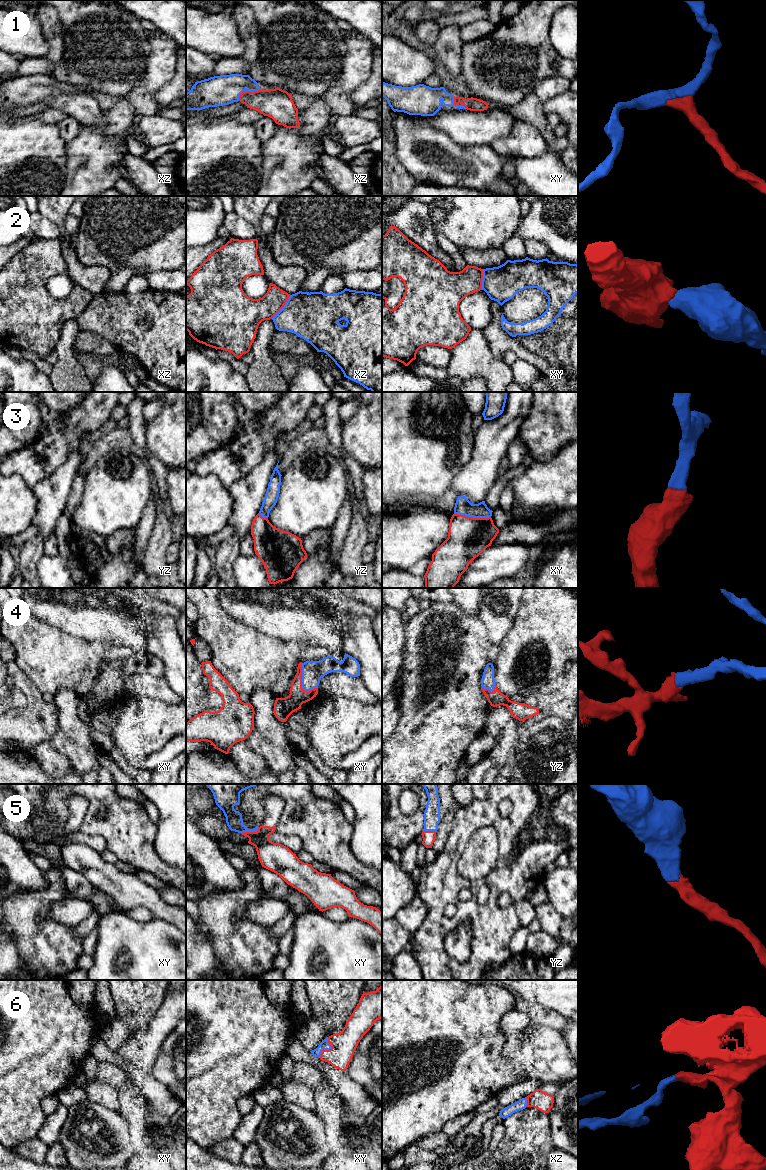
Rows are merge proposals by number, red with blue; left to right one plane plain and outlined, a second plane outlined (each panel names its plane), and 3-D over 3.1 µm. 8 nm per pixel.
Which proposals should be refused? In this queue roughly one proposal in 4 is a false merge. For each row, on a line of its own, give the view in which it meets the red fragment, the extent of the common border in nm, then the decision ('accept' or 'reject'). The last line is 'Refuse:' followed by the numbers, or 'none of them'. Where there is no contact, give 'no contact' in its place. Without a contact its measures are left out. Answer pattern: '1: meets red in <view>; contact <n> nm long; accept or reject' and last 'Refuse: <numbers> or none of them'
1: meets red in xz; contact 190 nm long; accept
2: meets red in xz; contact 240 nm long; reject
3: meets red in xy; contact 300 nm long; accept
4: meets red in xy; contact 240 nm long; accept
5: meets red in xy; contact 160 nm long; accept
6: meets red in xy; contact 180 nm long; accept
Refuse: 2

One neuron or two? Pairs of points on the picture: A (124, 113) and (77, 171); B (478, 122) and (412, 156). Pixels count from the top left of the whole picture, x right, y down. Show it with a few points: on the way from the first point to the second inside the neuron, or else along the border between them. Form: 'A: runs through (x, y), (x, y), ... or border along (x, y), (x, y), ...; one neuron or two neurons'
A: runs through (116, 127), (111, 137), (91, 157); one neuron
B: border along (428, 125), (445, 132), (458, 143), (471, 145); two neurons

